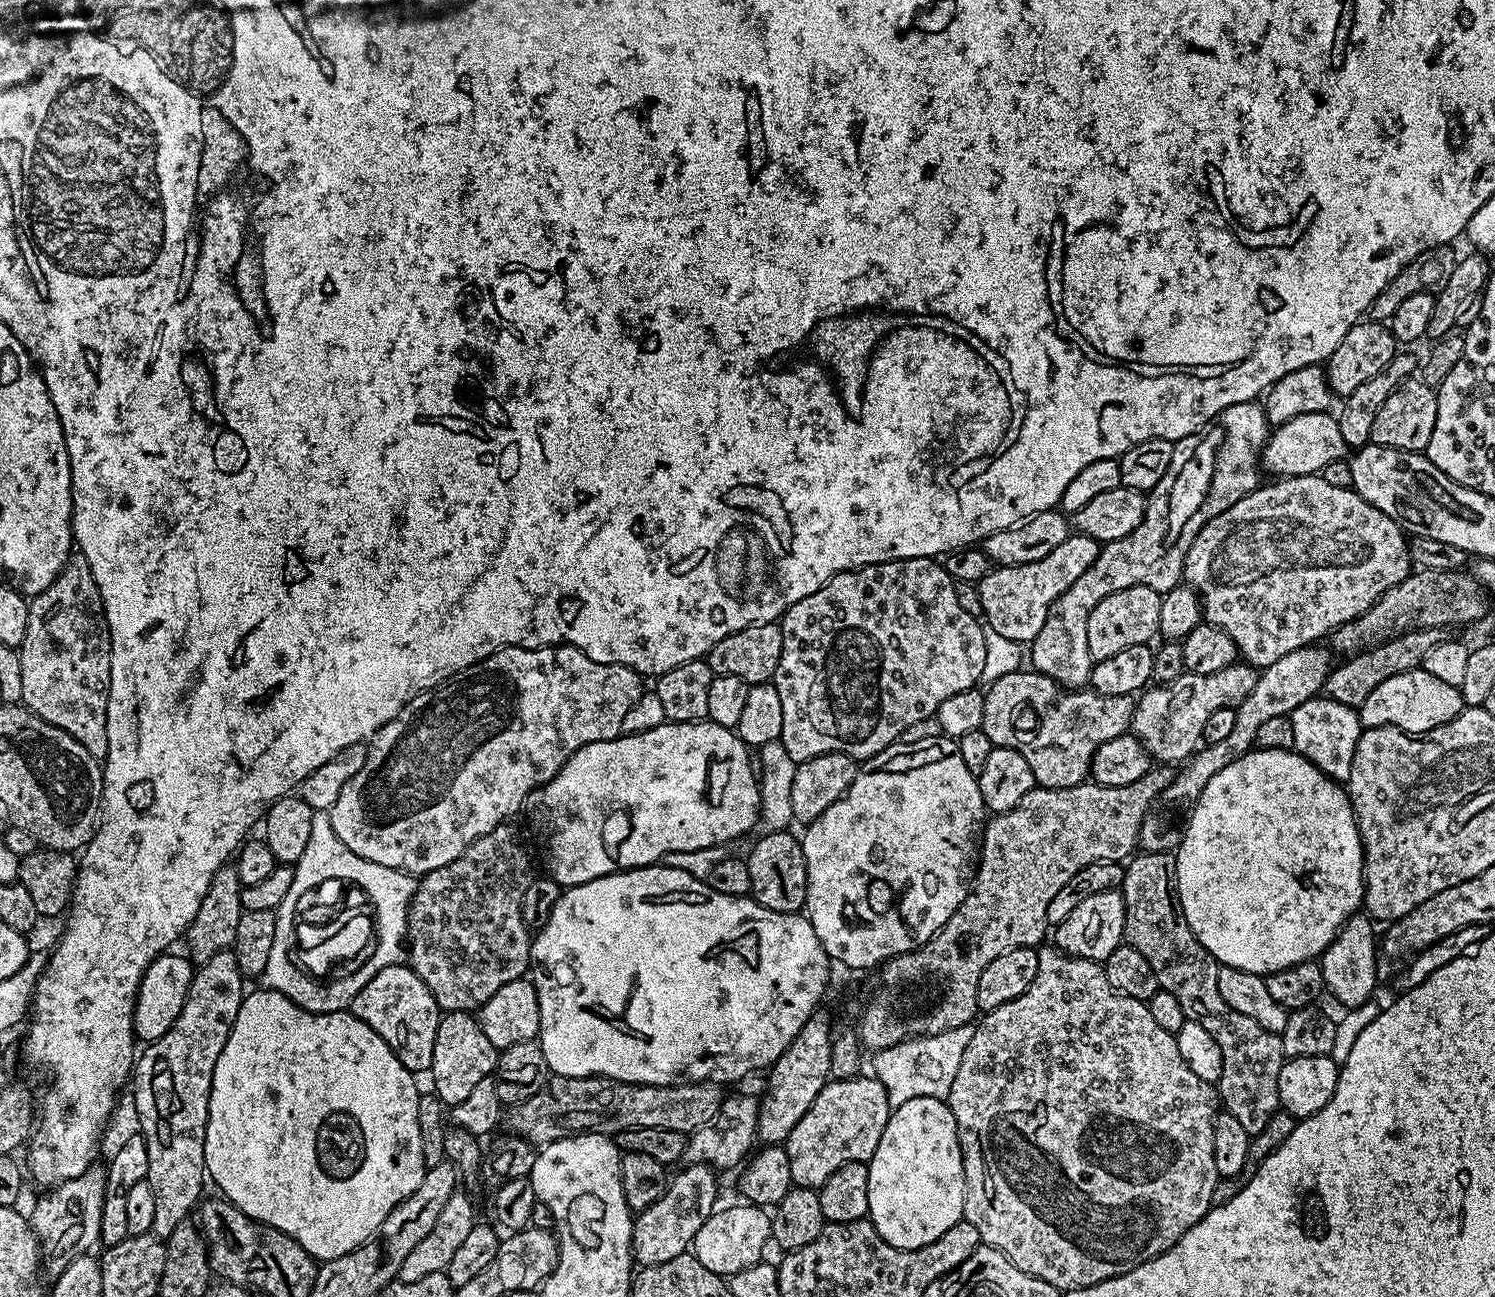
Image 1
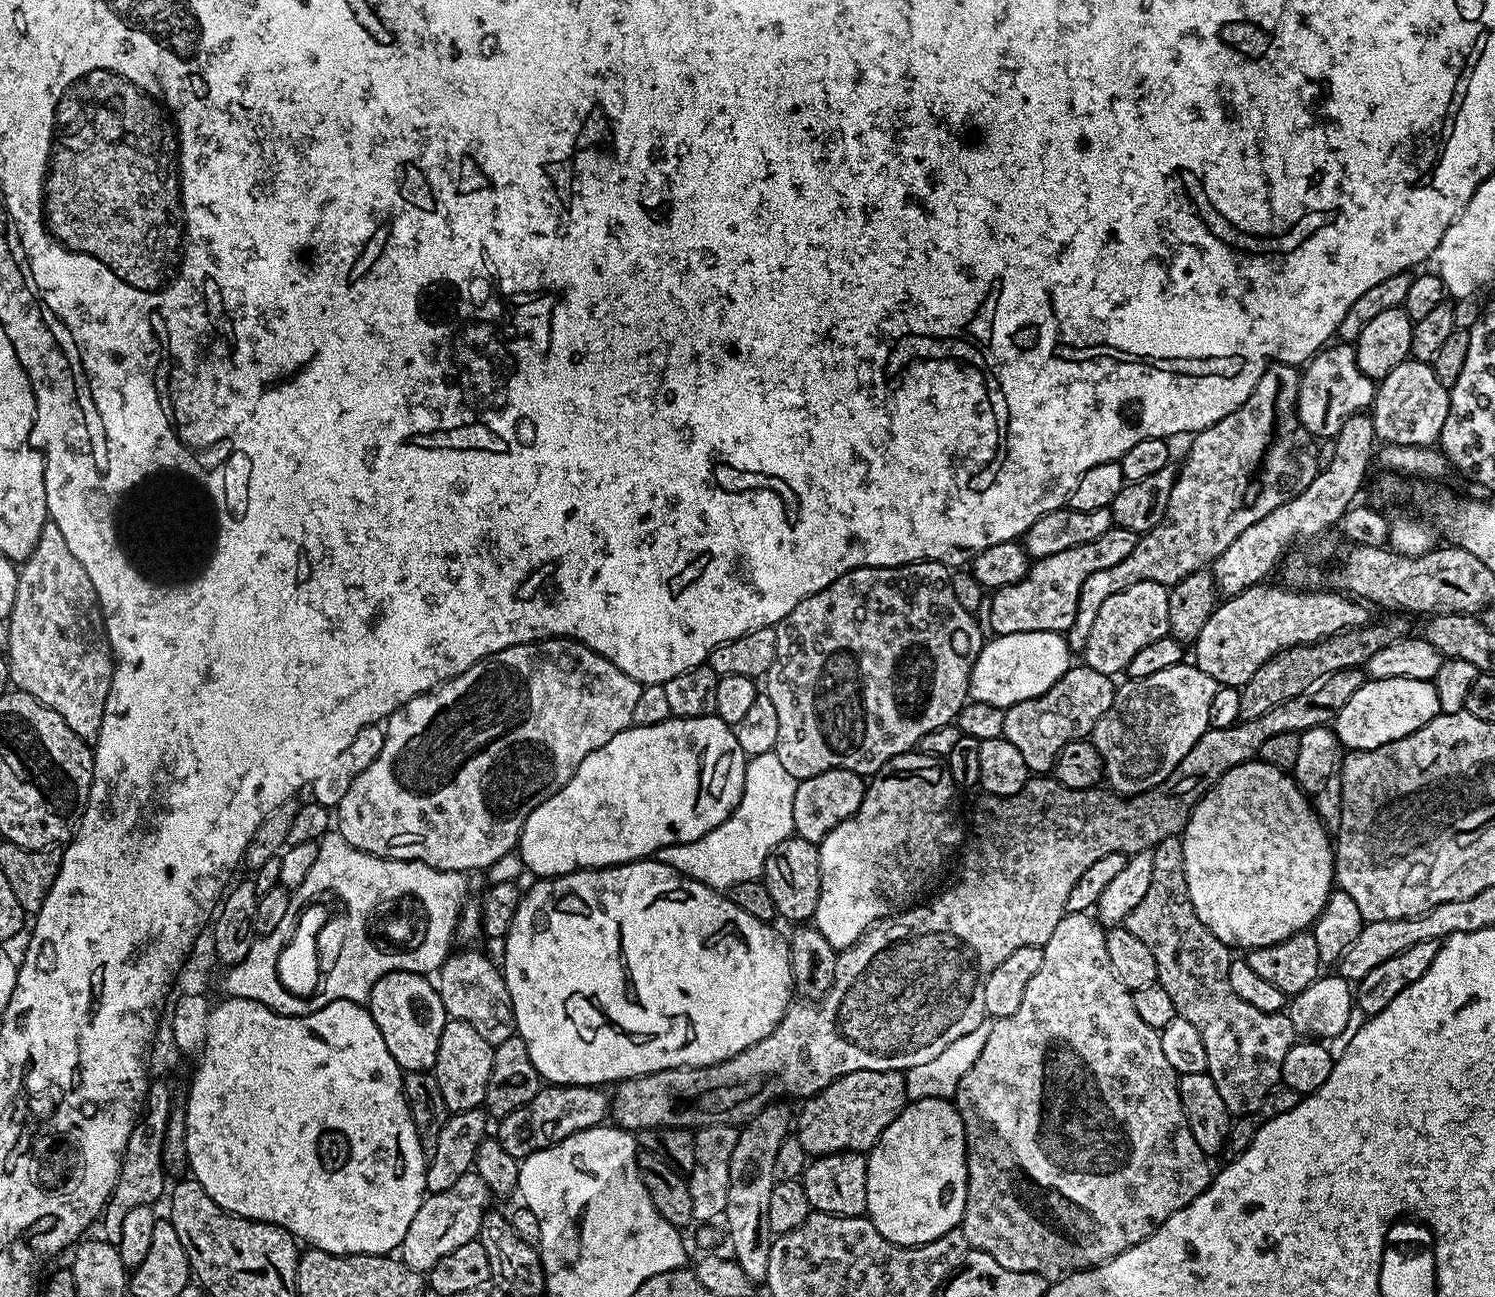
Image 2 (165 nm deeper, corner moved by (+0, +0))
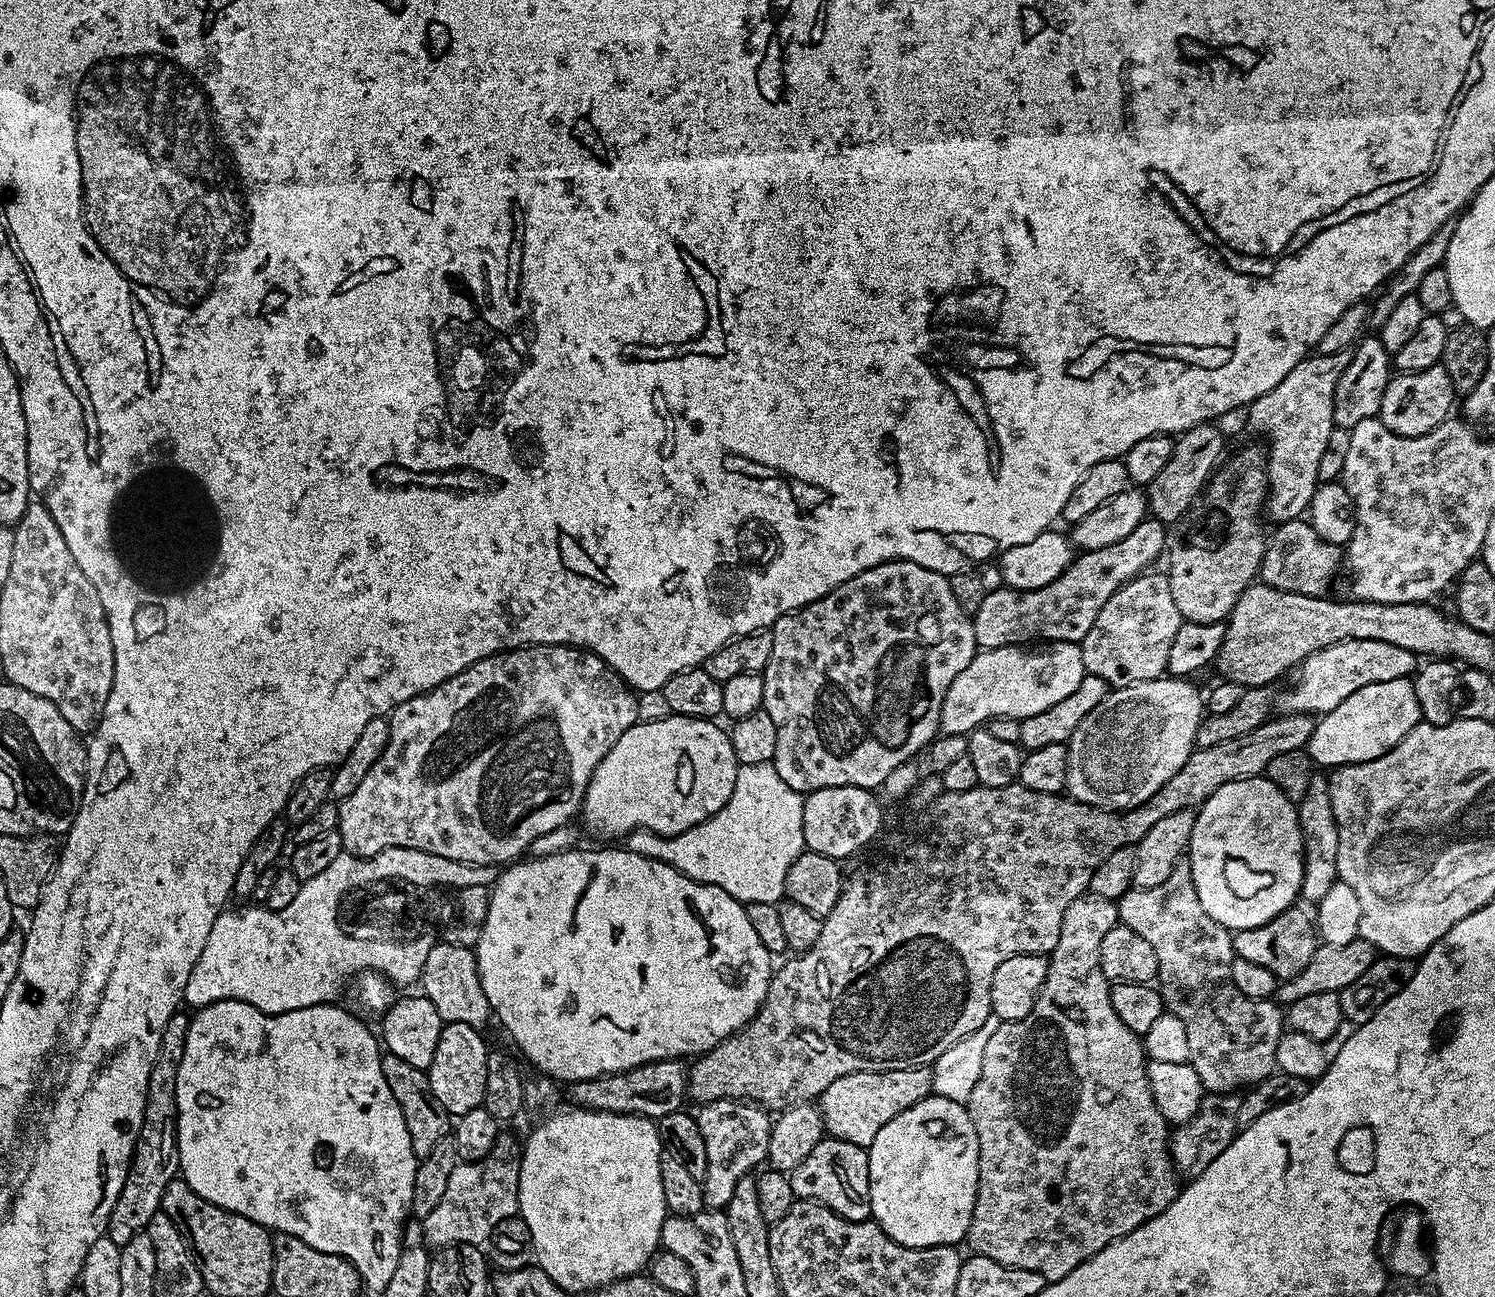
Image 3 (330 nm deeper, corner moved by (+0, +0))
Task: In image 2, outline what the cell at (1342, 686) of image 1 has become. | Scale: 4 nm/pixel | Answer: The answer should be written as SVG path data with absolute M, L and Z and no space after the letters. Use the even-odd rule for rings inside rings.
M1347 668L1338 674L1330 674L1324 680L1324 683L1318 684L1302 694L1298 694L1298 698L1290 698L1286 702L1274 706L1266 714L1262 714L1262 718L1240 720L1229 728L1209 728L1207 732L1202 734L1202 738L1198 738L1198 742L1194 742L1190 754L1186 754L1186 758L1182 758L1182 762L1178 762L1178 766L1164 781L1150 790L1139 792L1136 796L1122 796L1111 790L1105 790L1100 786L1094 788L1062 786L1048 774L1040 774L1035 778L1028 779L1026 786L1022 786L1022 790L1018 790L1018 794L1010 794L1009 796L981 795L981 800L977 802L976 809L972 812L972 833L969 836L967 833L966 843L963 845L963 848L965 847L964 869L960 872L960 881L953 888L948 888L941 896L934 897L932 904L924 904L925 902L917 903L915 906L906 908L902 912L887 916L886 919L878 924L873 924L868 931L860 935L856 944L853 944L850 948L843 949L837 955L836 965L834 966L834 986L830 986L830 990L826 993L822 1002L793 1003L786 1010L784 1017L778 1022L778 1026L774 1026L774 1030L770 1030L770 1034L766 1034L766 1038L762 1038L762 1042L754 1042L754 1046L742 1050L742 1054L734 1054L734 1058L726 1058L726 1062L718 1062L714 1066L671 1068L670 1070L651 1072L645 1076L635 1076L629 1080L619 1081L615 1085L616 1093L613 1091L610 1096L611 1119L619 1127L633 1134L641 1132L643 1128L690 1128L695 1130L705 1128L706 1126L714 1126L715 1124L743 1126L749 1120L753 1120L766 1105L777 1103L781 1098L784 1098L784 1095L811 1098L826 1086L830 1086L838 1078L842 1078L846 1074L854 1074L858 1070L904 1072L914 1066L922 1066L922 1062L930 1062L935 1056L942 1054L942 1050L946 1050L946 1046L950 1046L950 1042L962 1038L962 1034L970 1034L970 1030L974 1030L974 1026L985 1023L986 978L990 978L990 974L994 974L994 966L1006 962L1006 958L1010 958L1010 954L1014 954L1014 950L1022 950L1026 946L1043 948L1046 942L1050 942L1050 934L1054 934L1058 922L1063 918L1065 912L1068 911L1066 898L1070 896L1070 890L1074 886L1074 882L1078 882L1078 878L1082 878L1082 873L1090 865L1098 862L1098 858L1102 858L1106 854L1114 854L1115 852L1123 852L1125 854L1146 852L1155 848L1158 842L1162 842L1162 838L1180 836L1184 831L1184 827L1187 826L1188 820L1192 816L1192 811L1196 808L1196 804L1231 768L1257 759L1262 750L1262 742L1267 742L1274 734L1286 734L1287 732L1302 733L1311 728L1322 728L1331 725L1336 719L1338 710L1342 710L1342 706L1346 706L1346 702L1350 702L1350 697L1363 686L1365 679L1365 673L1360 668Z

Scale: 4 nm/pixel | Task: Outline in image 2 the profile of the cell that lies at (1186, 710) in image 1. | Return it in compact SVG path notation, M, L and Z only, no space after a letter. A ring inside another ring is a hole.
M1192 662L1158 670L1150 678L1125 679L1123 683L1116 689L1110 710L1098 718L1090 739L1100 755L1107 787L1122 796L1136 796L1164 781L1190 754L1194 742L1208 731L1210 702L1214 702L1218 685Z

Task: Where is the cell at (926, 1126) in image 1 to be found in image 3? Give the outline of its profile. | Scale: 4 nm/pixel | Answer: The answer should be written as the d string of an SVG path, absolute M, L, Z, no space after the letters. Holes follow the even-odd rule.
M935 1094L928 1096L890 1118L866 1151L870 1166L871 1219L894 1242L911 1248L929 1248L943 1244L956 1246L967 1237L978 1190L978 1134L965 1105Z

